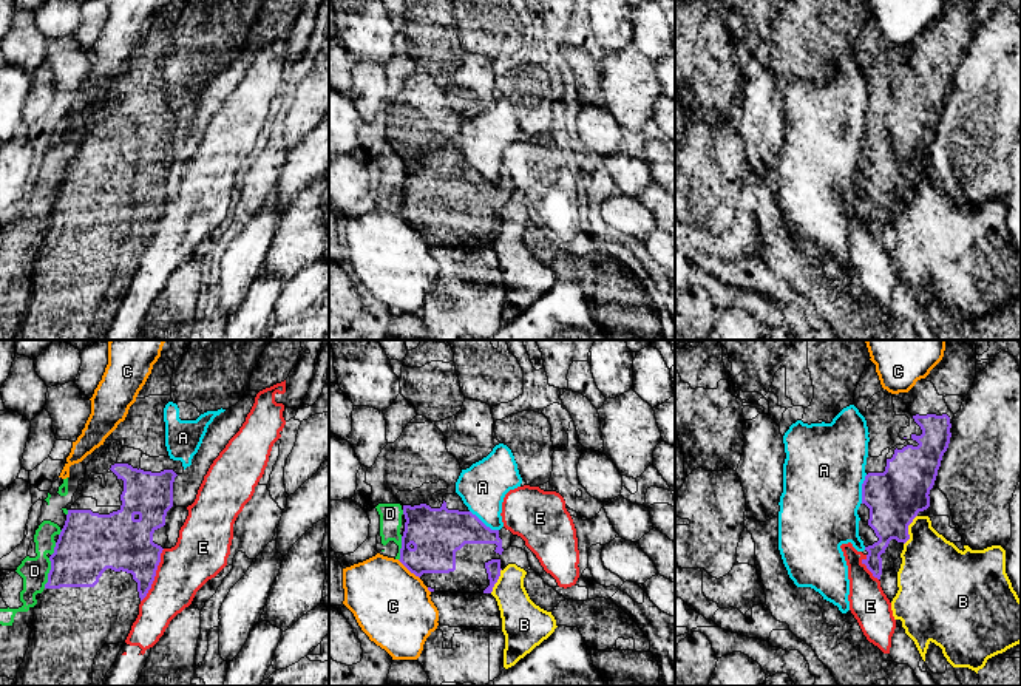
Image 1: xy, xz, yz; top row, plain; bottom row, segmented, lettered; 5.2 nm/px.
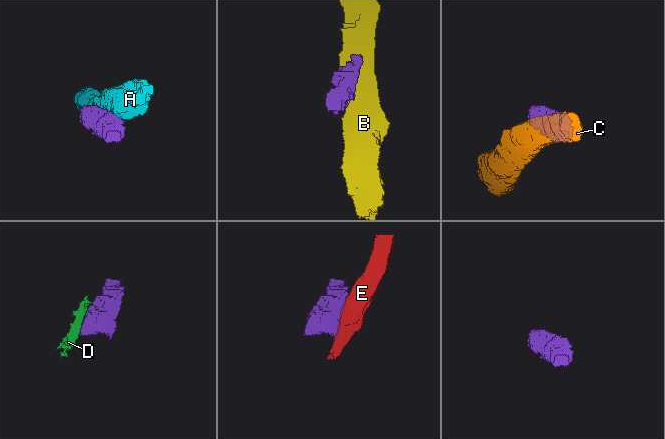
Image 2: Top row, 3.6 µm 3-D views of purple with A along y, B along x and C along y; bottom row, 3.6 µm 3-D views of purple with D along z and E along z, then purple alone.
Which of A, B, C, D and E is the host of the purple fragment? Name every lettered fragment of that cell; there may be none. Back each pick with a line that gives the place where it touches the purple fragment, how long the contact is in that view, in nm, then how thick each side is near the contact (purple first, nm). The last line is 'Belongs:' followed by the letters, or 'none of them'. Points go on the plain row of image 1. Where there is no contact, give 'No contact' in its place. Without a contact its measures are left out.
Belongs: none of them

